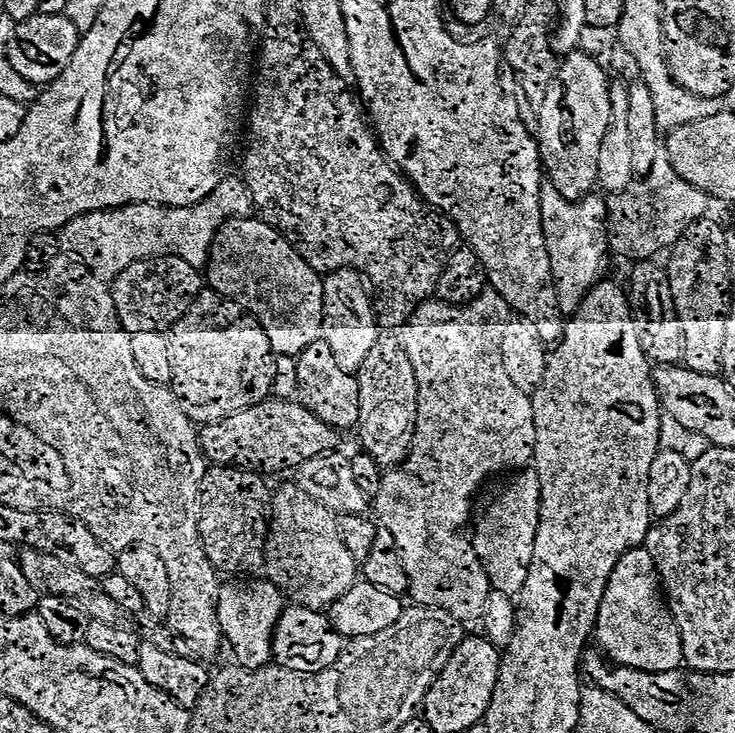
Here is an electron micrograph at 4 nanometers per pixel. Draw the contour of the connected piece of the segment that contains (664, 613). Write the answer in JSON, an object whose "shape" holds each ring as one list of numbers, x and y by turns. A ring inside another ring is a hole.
{"shape":[[631,548,609,574,596,615,594,640,613,665,638,672,674,672,684,664,682,638,662,595,655,555,646,549]]}

